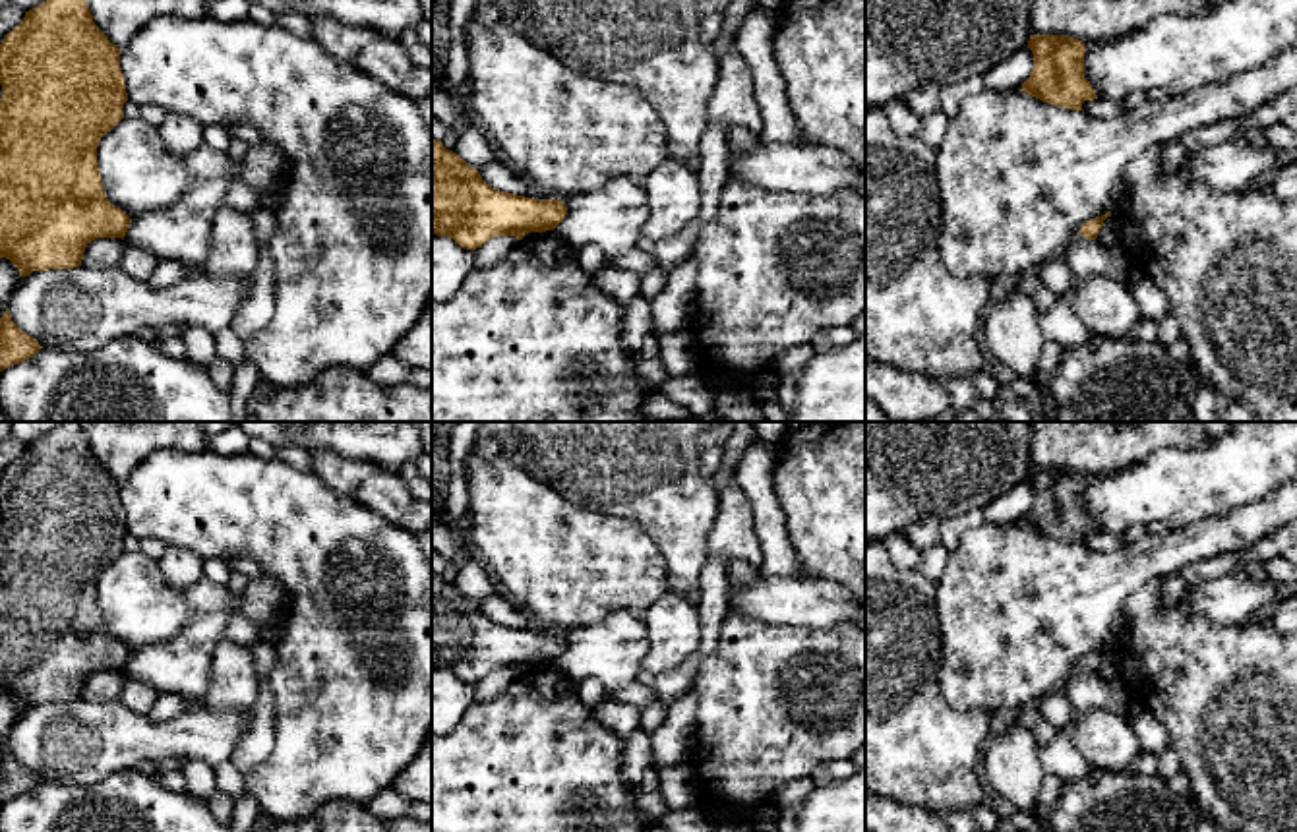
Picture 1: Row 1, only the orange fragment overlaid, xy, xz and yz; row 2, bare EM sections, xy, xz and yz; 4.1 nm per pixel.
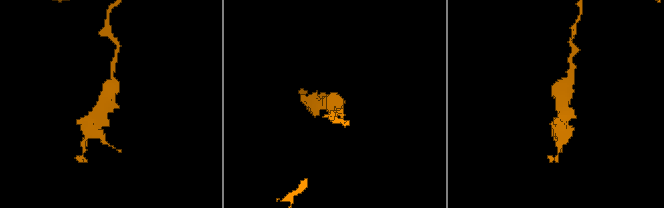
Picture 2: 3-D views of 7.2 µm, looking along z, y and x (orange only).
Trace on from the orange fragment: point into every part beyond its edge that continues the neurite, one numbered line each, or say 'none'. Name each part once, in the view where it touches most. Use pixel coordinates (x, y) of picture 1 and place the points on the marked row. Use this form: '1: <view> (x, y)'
none

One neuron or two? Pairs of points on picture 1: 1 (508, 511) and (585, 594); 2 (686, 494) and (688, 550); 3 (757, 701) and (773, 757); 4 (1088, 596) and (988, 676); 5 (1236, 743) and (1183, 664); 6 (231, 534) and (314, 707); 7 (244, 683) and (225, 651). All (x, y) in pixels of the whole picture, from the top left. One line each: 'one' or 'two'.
1: one
2: one
3: one
4: one
5: one
6: one
7: one

